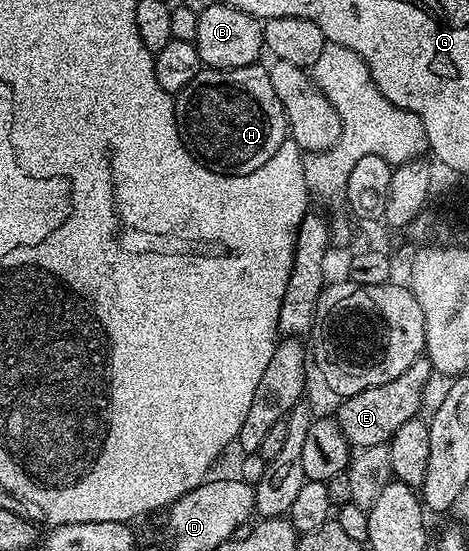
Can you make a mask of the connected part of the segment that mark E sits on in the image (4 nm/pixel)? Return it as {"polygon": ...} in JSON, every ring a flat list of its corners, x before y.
{"polygon":[[422,356,399,375,399,379,391,379,391,383,383,383,379,387,371,387,367,391,359,391,355,395,344,398,340,402,335,420,340,425,343,435,349,440,354,450,376,445,388,445,389,441,403,427,403,423,414,420,421,409,421,400,425,397,425,388,429,385,429,376,435,370,428,357]]}

